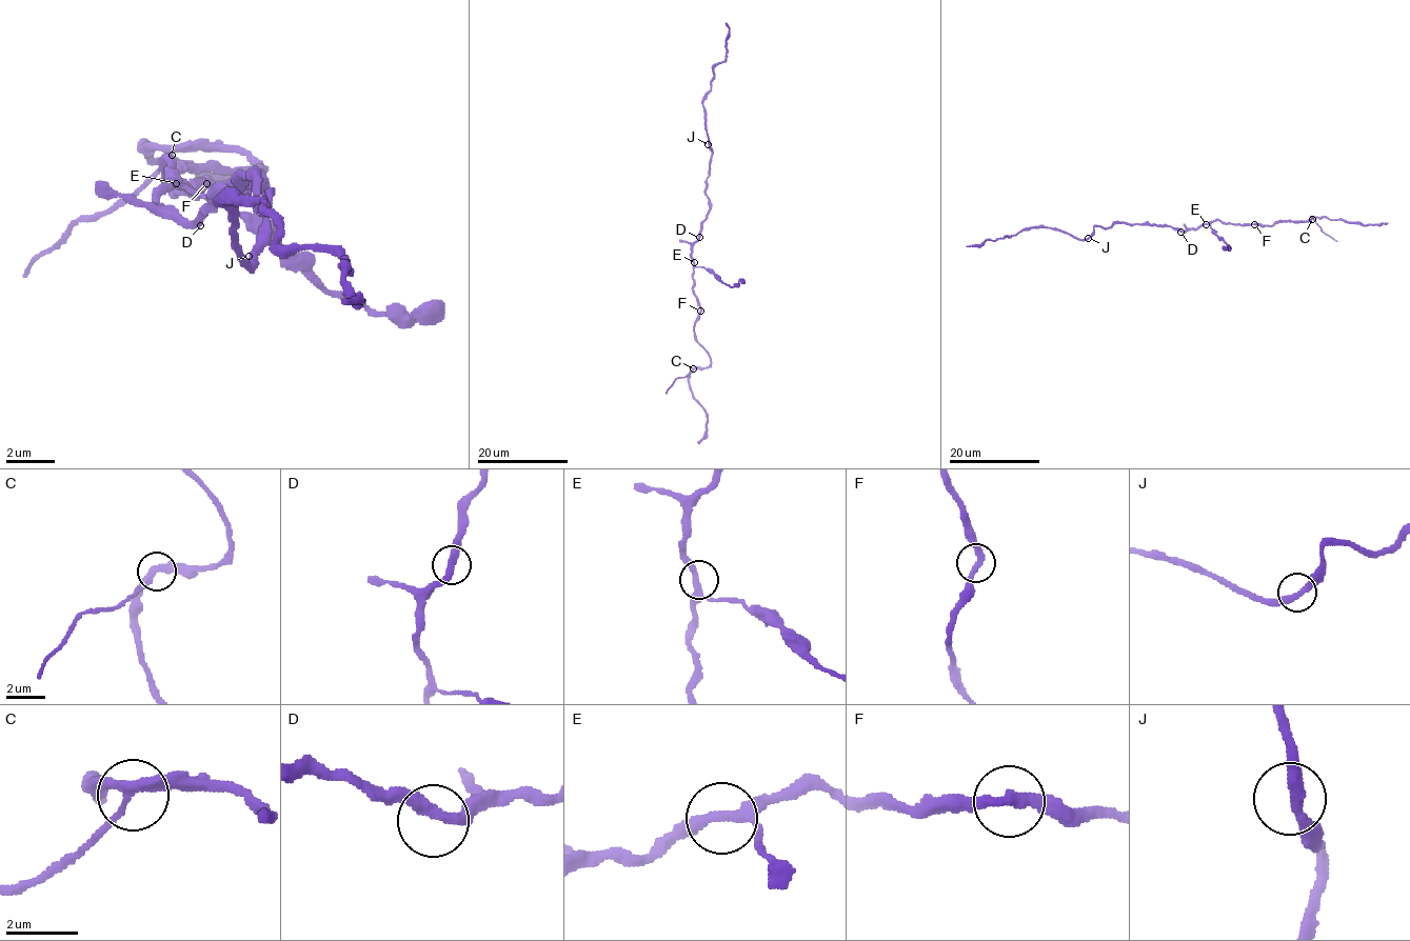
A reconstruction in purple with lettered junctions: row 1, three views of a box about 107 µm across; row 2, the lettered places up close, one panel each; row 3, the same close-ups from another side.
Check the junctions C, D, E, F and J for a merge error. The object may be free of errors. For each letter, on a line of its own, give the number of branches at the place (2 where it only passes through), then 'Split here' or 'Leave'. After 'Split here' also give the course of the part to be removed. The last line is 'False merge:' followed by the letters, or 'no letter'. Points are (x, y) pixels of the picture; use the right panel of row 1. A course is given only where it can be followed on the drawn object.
C: Branches: 3. Split here. Course of the part to remove: (1312, 218), (1337, 241)
D: Branches: 2. Leave
E: Branches: 3. Leave
F: Branches: 2. Leave
J: Branches: 2. Leave
False merge: C

